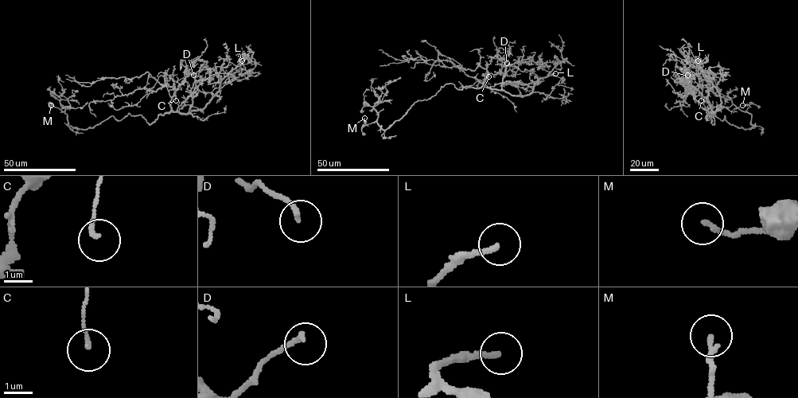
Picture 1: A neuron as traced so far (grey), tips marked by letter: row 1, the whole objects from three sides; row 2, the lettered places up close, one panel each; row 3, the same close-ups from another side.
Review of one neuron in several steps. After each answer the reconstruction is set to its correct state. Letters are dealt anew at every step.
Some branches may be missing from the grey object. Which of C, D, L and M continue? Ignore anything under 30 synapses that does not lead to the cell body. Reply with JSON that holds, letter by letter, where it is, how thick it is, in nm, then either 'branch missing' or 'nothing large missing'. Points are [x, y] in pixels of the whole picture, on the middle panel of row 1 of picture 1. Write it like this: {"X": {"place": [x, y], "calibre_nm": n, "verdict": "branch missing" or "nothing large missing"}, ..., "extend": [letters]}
{"C": {"place": [488, 76], "calibre_nm": 140, "verdict": "nothing large missing"}, "D": {"place": [507, 63], "calibre_nm": 150, "verdict": "nothing large missing"}, "L": {"place": [555, 73], "calibre_nm": 180, "verdict": "branch missing"}, "M": {"place": [364, 118], "calibre_nm": 160, "verdict": "nothing large missing"}, "extend": ["L"]}

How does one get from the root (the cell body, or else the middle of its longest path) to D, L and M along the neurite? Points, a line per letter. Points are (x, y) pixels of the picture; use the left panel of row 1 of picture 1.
D: (142, 116), (149, 124), (159, 115), (169, 112), (172, 96), (181, 82), (188, 74), (193, 75)
L: (142, 116), (149, 124), (159, 115), (170, 111), (188, 113), (202, 109), (219, 90), (221, 80), (242, 60)
M: (142, 116), (128, 114), (118, 120), (112, 115), (92, 127), (77, 129), (68, 124), (67, 114), (51, 105)

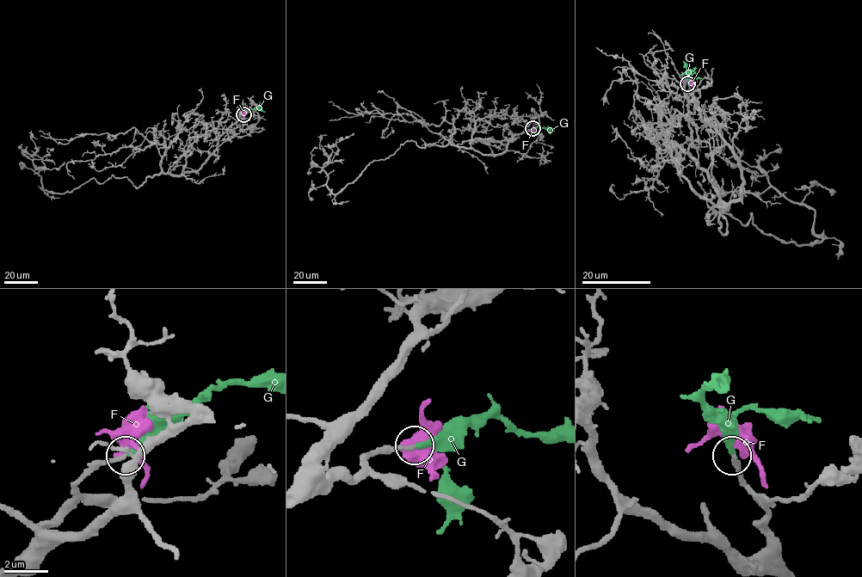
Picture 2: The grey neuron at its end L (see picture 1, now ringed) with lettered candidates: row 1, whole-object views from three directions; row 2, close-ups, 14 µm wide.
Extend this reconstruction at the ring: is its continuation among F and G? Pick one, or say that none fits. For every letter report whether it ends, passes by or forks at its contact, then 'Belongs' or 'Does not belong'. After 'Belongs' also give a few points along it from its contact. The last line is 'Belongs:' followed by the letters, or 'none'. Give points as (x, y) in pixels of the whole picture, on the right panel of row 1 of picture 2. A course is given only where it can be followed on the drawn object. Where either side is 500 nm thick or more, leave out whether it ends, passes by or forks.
F: It ends there. Does not belong
G: It ends there. Belongs. Its course: (688, 83), (684, 74), (688, 72), (689, 77), (692, 76)
Belongs: G

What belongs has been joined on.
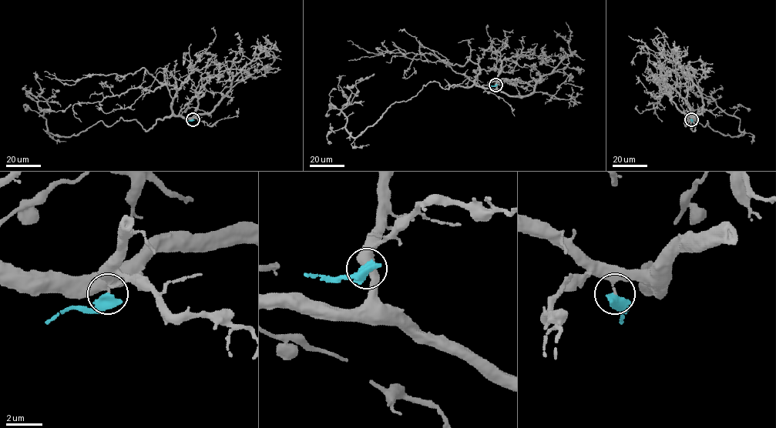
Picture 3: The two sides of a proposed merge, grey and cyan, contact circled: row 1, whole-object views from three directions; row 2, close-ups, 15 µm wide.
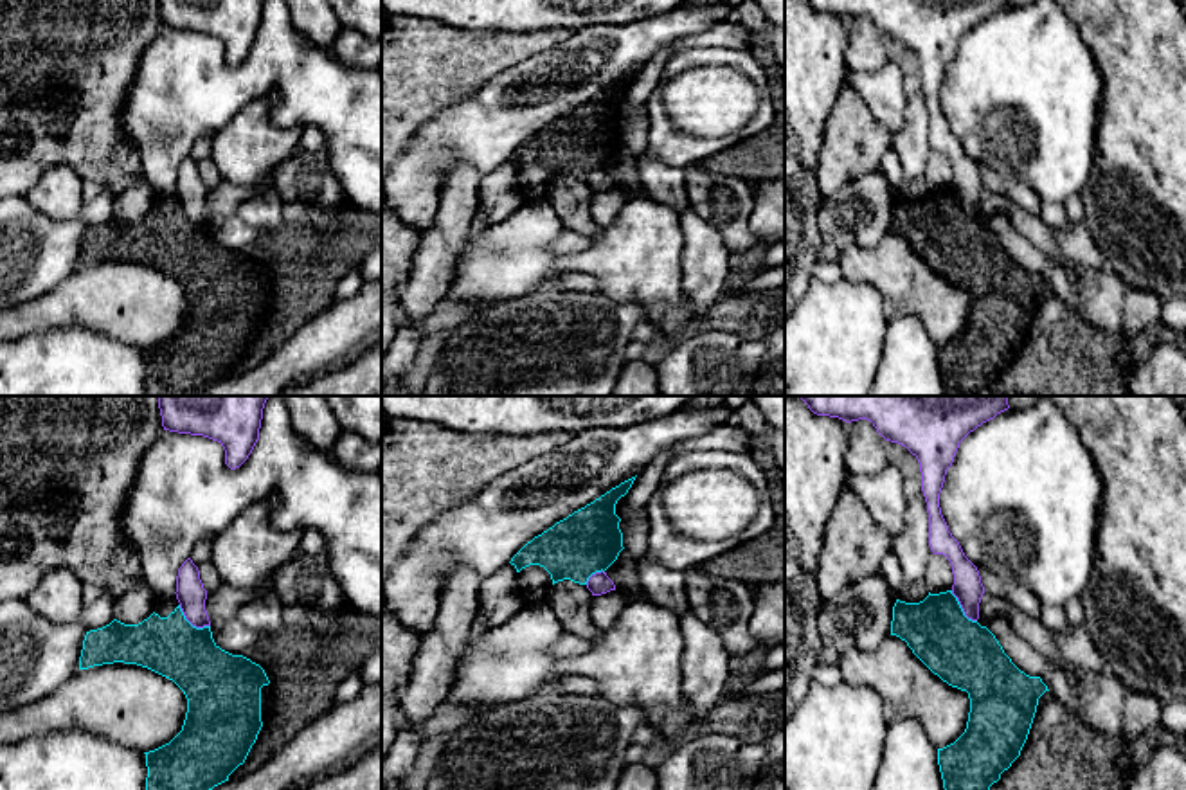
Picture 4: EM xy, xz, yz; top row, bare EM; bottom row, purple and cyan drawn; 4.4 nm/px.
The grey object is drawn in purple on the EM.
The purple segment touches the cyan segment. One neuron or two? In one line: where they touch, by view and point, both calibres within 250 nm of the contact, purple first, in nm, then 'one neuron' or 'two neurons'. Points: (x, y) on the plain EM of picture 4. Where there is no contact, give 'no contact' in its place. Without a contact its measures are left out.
meets purple in xy at (191, 220); 130 nm thick on the purple side, 280 nm on the other; two neurons

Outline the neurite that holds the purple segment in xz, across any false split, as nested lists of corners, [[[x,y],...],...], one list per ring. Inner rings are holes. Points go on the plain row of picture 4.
[[[596,169],[589,175],[587,185],[592,189],[592,193],[601,193],[610,187],[615,187],[614,178],[606,173],[606,169]]]

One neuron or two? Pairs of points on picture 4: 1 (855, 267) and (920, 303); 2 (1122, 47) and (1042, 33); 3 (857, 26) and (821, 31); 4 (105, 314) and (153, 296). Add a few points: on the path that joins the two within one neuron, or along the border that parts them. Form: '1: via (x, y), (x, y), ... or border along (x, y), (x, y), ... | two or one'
1: via (871, 267), (884, 267), (904, 287) | one
2: border along (1068, 18), (1091, 53), (1100, 76) | two
3: border along (850, 20), (844, 69) | two
4: via (117, 301), (141, 301) | one

